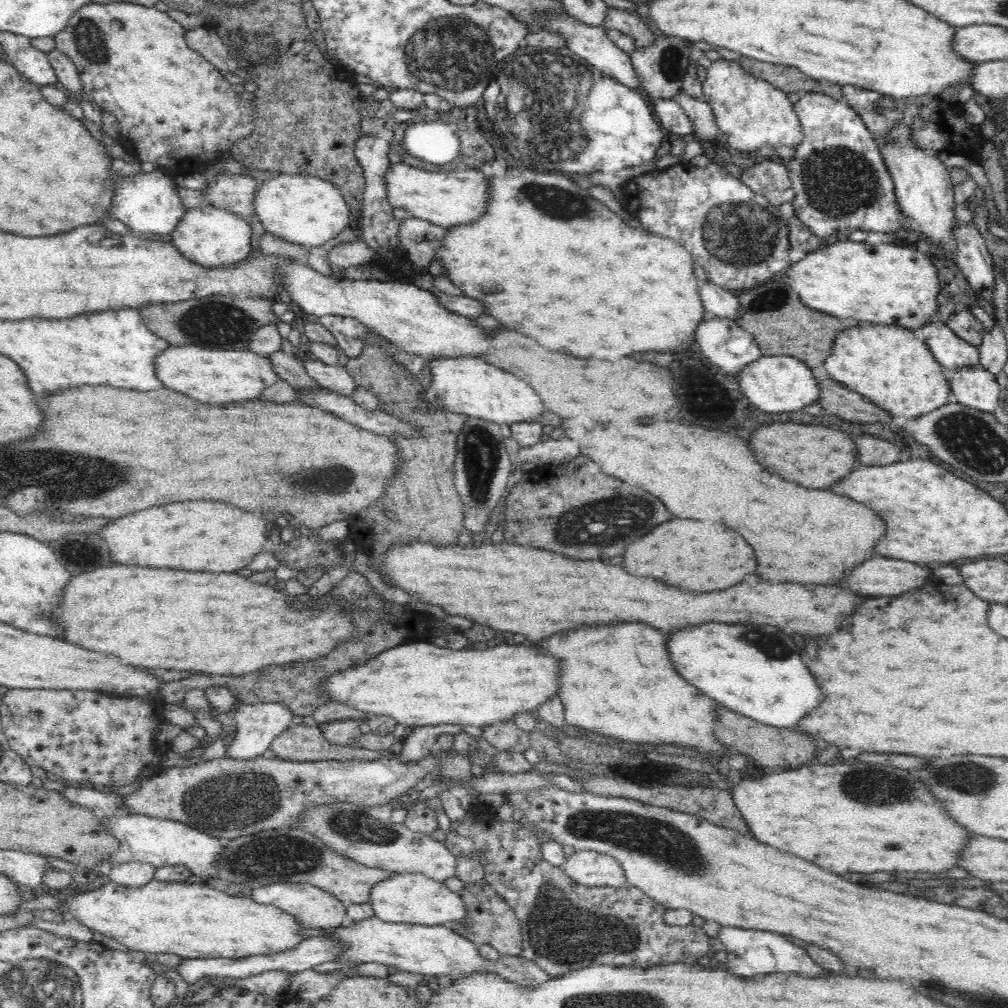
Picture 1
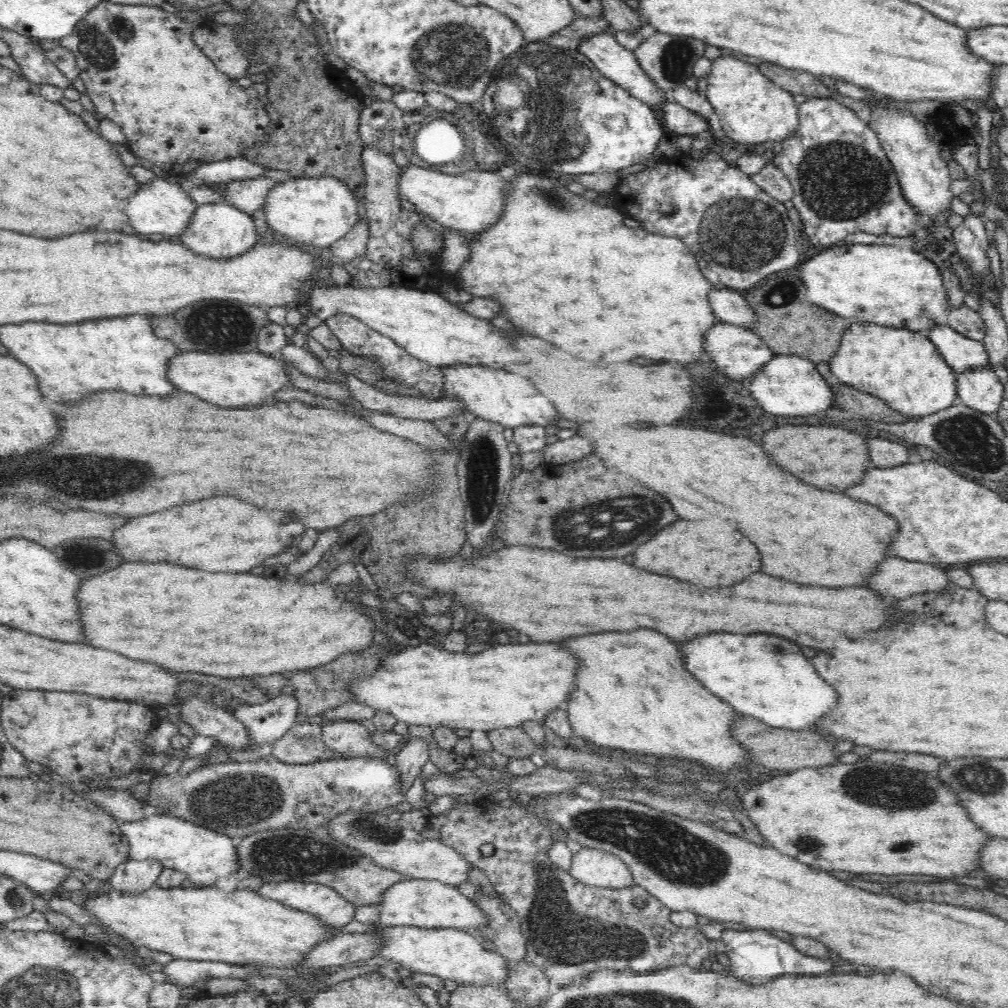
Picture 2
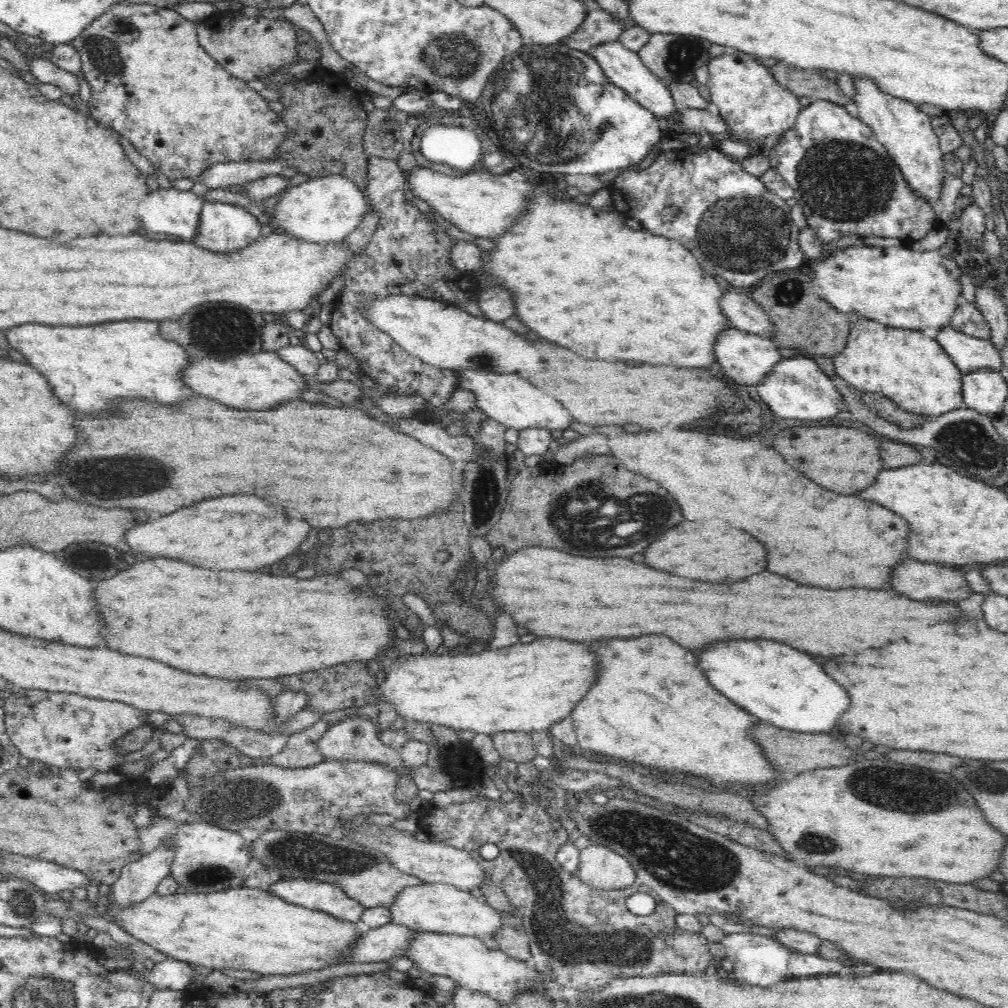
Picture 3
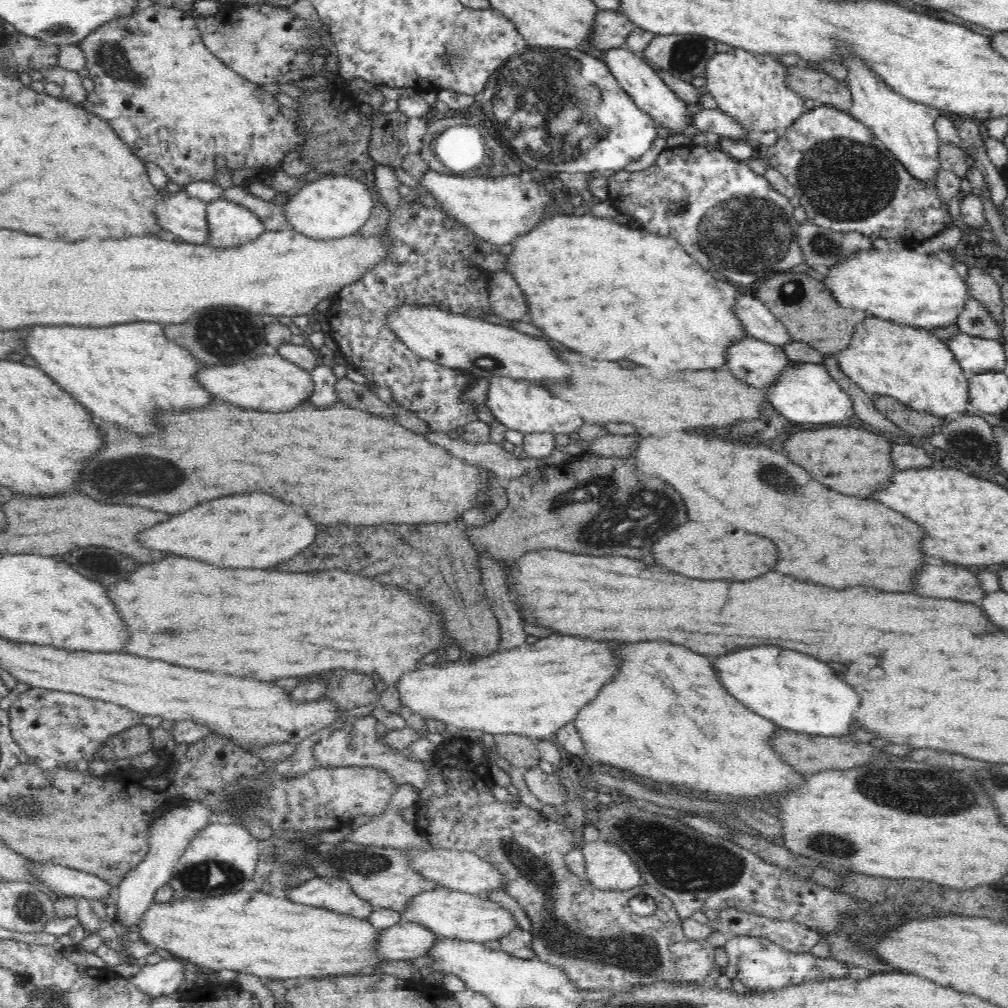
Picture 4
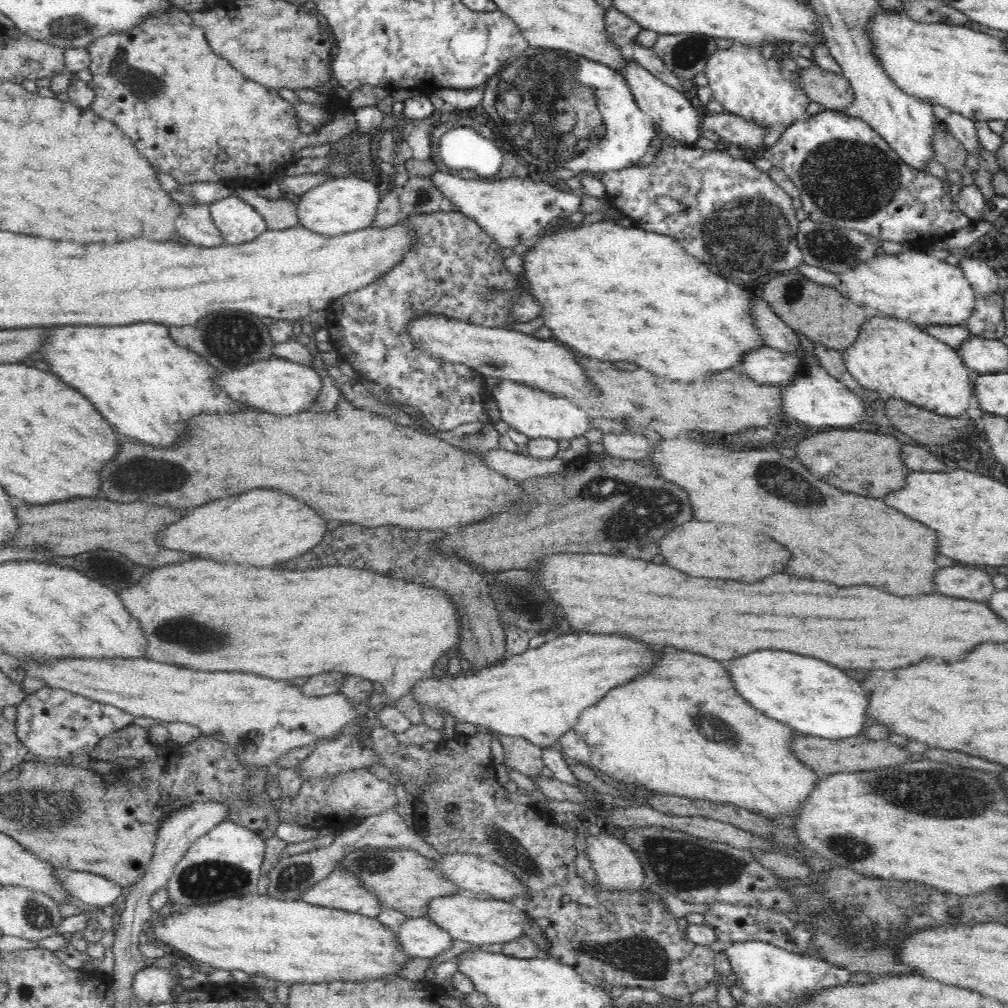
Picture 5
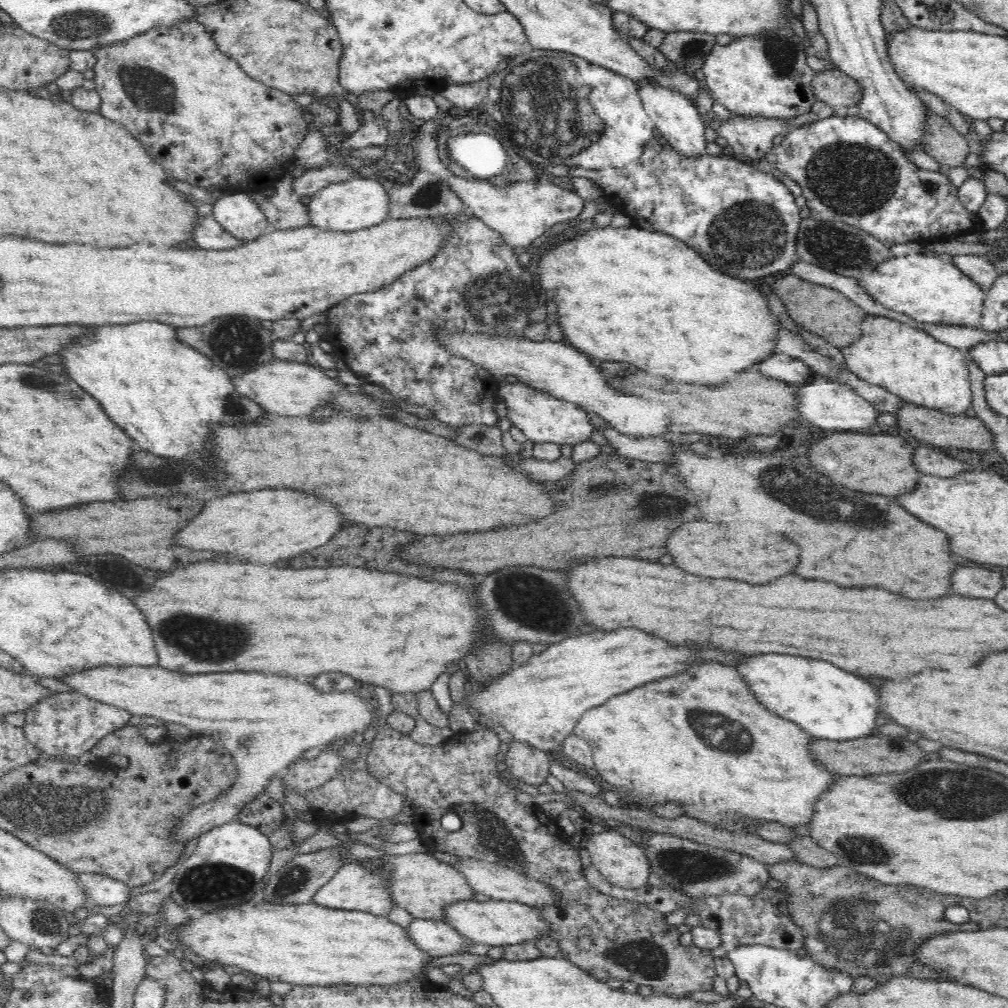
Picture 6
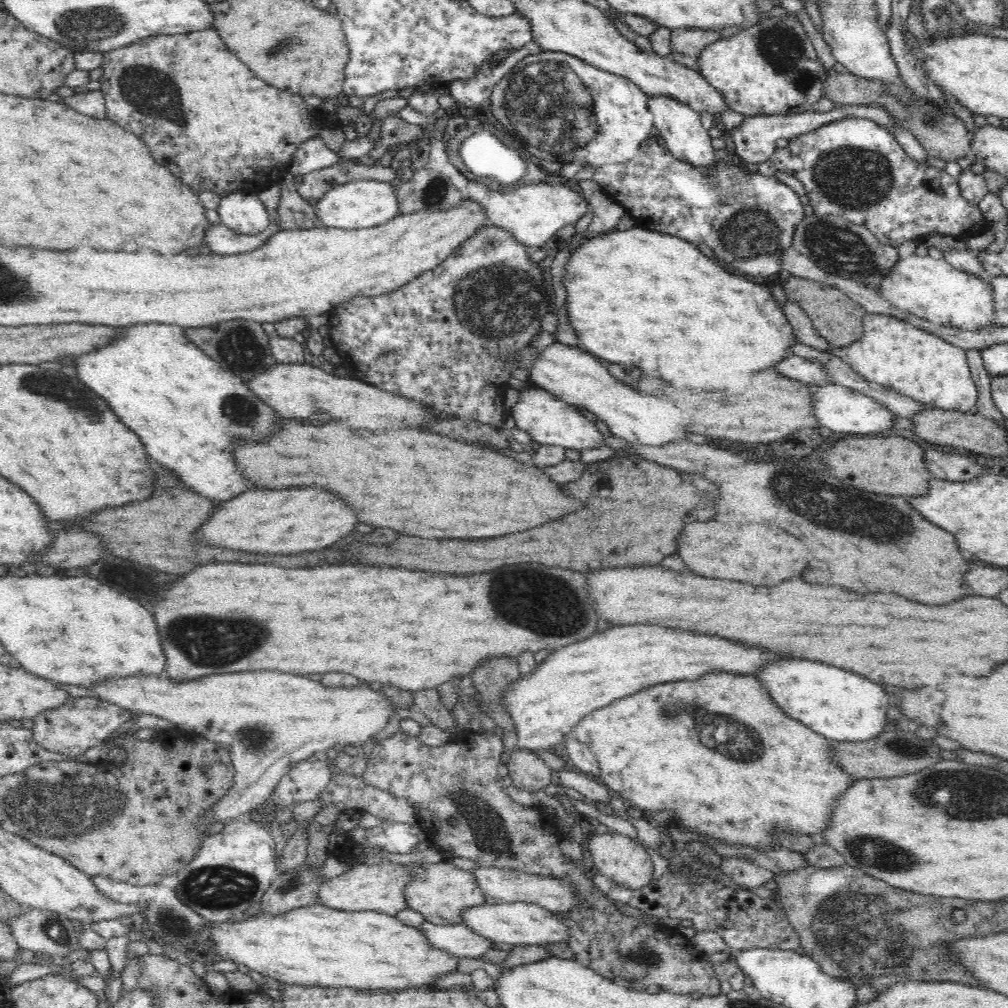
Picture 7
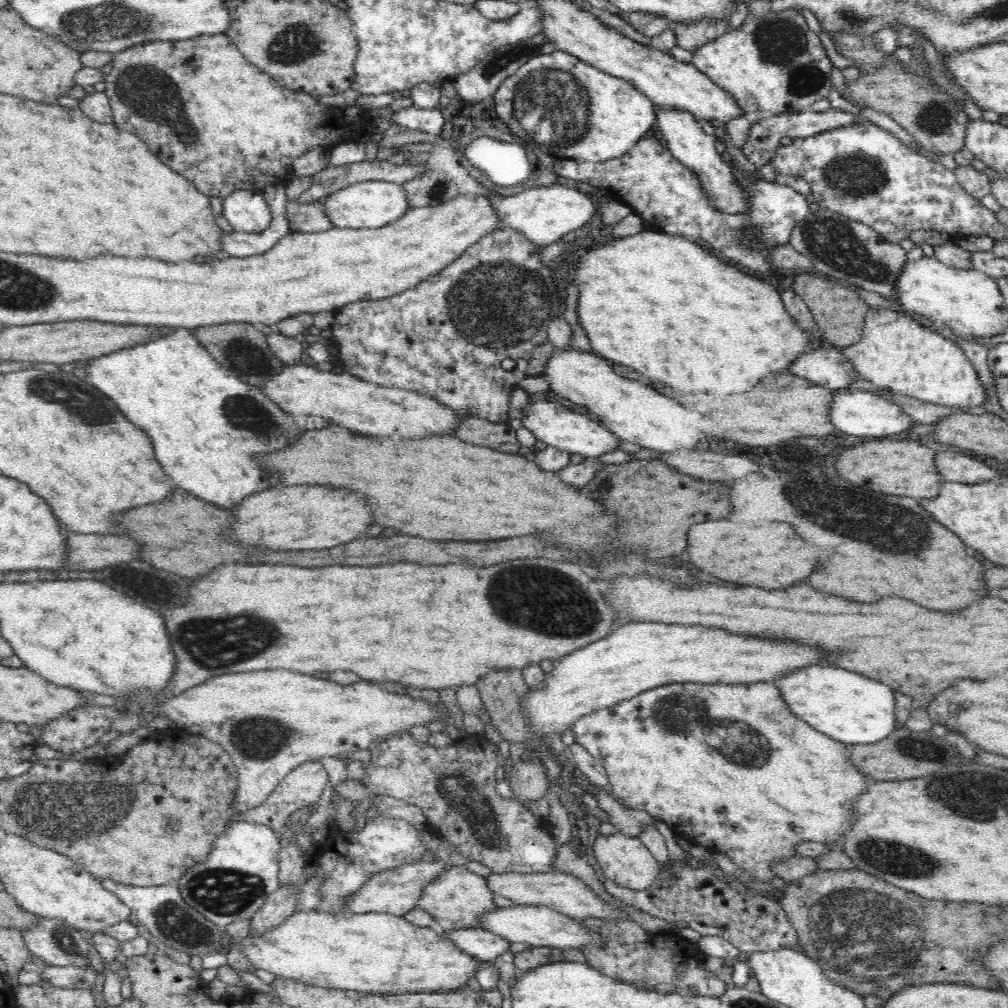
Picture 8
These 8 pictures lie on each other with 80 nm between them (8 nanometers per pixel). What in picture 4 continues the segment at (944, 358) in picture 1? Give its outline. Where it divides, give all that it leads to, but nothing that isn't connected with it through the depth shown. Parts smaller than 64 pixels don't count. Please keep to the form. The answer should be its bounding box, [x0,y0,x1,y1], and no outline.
[944,332,1006,373]

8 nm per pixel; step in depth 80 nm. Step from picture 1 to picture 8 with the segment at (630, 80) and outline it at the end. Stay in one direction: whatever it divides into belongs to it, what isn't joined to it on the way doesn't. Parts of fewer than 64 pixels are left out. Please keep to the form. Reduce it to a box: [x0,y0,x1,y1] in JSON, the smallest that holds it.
[655,106,750,214]

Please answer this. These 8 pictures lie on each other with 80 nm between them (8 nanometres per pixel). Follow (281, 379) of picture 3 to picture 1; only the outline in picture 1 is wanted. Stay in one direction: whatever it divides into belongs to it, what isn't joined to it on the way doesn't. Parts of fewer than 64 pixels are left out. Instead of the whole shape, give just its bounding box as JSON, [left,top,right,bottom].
[154,344,278,404]

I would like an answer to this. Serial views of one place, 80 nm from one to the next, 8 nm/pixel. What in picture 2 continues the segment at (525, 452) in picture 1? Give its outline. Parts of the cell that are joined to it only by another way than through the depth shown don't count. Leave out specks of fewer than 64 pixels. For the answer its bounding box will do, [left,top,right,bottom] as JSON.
[540,434,592,464]

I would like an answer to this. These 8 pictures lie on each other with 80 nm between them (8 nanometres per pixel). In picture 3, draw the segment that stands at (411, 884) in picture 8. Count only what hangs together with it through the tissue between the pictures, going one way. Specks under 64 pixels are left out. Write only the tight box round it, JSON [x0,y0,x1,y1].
[268,880,365,924]

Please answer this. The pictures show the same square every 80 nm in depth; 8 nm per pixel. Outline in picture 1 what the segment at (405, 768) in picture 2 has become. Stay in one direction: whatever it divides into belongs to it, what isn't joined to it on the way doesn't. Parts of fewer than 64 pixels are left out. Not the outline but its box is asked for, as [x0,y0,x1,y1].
[397,723,463,762]

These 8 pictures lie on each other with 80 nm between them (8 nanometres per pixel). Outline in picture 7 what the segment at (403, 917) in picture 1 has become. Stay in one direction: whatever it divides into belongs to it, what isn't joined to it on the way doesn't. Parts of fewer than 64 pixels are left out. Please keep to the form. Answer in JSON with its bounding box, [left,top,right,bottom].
[460,902,568,945]

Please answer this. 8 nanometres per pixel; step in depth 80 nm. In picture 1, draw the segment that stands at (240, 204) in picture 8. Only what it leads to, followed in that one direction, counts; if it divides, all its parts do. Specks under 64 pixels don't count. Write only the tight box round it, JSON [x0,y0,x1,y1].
[166,204,250,269]

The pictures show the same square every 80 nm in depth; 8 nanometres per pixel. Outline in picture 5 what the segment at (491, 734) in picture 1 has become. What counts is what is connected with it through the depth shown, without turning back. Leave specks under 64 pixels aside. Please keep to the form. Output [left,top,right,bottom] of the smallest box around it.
[498,735,545,777]

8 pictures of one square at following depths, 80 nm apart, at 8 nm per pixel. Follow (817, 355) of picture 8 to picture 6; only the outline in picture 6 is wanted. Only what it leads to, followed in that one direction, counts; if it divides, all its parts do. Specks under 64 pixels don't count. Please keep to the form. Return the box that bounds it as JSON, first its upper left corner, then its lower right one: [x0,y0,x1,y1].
[752,352,814,385]

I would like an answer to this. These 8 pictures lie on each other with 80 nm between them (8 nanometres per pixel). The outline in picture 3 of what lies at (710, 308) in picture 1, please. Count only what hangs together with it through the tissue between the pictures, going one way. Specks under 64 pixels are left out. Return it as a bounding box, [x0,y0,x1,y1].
[718,290,773,337]

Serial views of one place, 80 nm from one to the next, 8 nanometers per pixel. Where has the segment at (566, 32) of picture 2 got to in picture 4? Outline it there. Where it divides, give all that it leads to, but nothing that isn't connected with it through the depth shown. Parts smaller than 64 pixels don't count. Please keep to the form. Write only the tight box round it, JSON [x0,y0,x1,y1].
[588,10,635,52]

